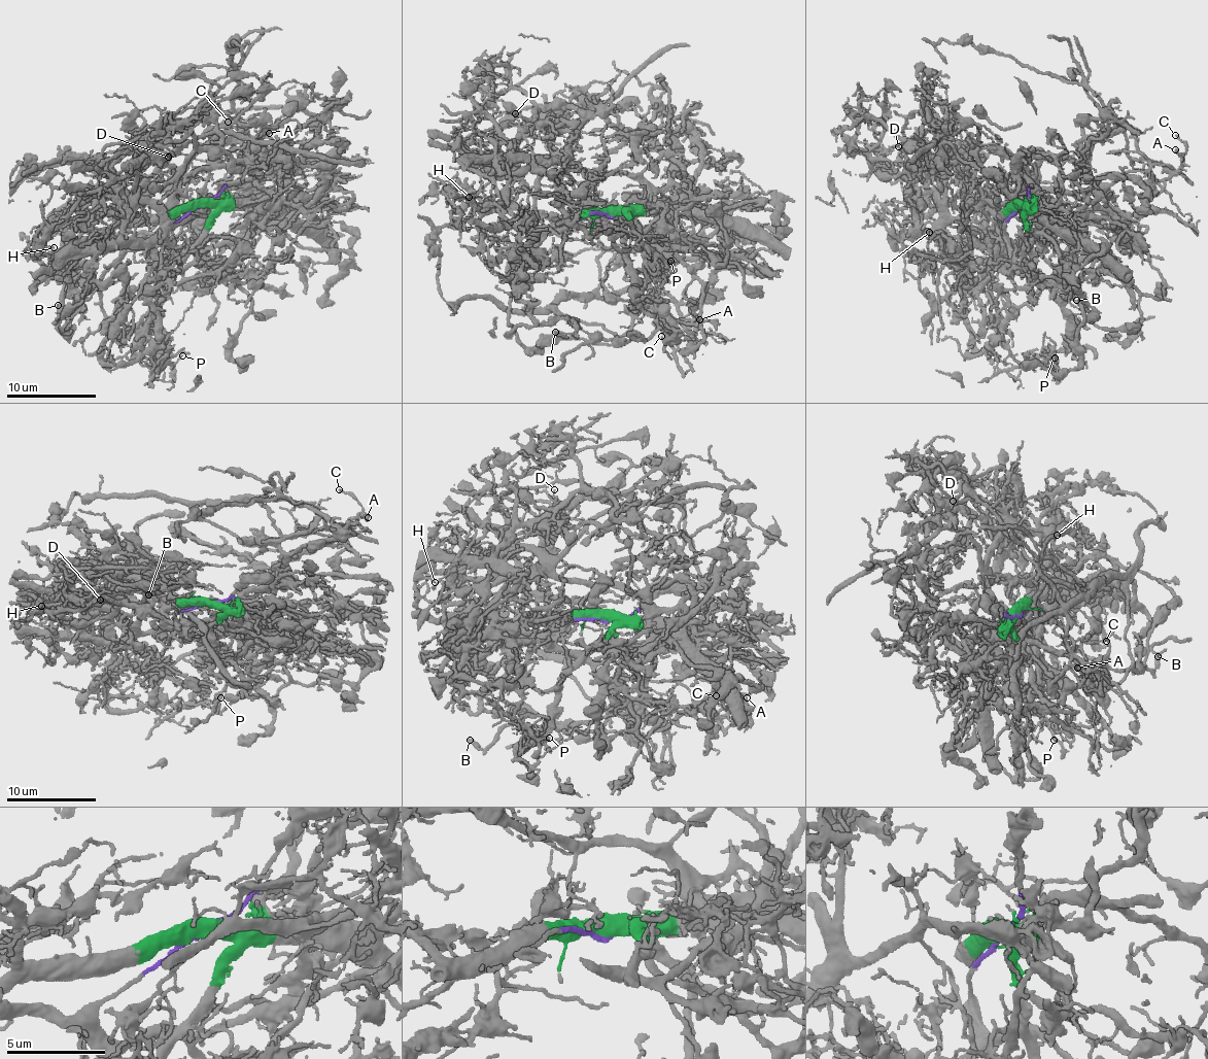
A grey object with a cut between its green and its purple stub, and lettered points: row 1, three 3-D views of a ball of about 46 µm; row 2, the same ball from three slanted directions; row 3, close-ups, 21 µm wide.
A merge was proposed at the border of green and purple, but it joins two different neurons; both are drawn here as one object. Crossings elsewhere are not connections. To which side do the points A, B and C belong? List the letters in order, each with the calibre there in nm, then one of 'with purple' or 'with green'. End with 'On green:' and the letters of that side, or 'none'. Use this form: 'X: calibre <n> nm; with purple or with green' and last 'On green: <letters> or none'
A: calibre 180 nm; with green
B: calibre 360 nm; with green
C: calibre 130 nm; with green
On green: A, B, C

